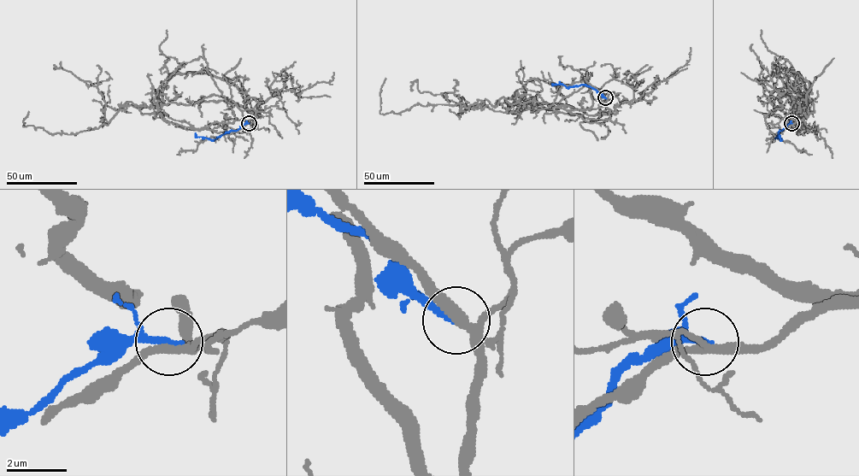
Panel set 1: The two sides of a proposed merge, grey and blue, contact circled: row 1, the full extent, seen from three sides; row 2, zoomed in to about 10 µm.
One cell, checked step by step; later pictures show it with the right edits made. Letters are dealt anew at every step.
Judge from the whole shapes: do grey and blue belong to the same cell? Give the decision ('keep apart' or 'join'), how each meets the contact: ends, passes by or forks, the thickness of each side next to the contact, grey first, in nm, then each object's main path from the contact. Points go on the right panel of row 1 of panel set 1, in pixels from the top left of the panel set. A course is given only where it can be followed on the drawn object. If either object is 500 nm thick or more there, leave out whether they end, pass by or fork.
keep apart | grey forks | blue ends | 240/240 nm | grey via (791, 123), (803, 123), (800, 131), (798, 114), (791, 114), (797, 102), (803, 134), (808, 126), (772, 111) | blue via (791, 123), (779, 132), (781, 140), (779, 133)

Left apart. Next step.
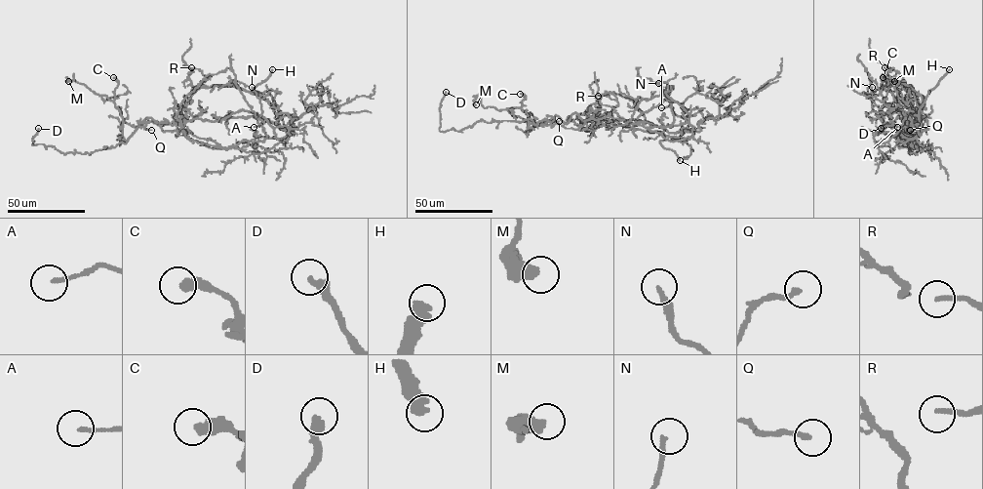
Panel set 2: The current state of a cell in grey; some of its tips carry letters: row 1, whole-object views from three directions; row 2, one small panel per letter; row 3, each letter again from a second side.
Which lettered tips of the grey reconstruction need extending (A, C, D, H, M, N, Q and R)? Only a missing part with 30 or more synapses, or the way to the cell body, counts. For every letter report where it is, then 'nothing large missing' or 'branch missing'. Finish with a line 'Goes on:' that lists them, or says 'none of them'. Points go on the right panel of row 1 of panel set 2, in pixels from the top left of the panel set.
A: at (897, 127); branch missing
C: at (883, 77); nothing large missing
D: at (881, 128); branch missing
H: at (949, 69); branch missing
M: at (894, 81); nothing large missing
N: at (872, 87); nothing large missing
Q: at (910, 130); nothing large missing
R: at (884, 67); branch missing
Goes on: A, D, H, R

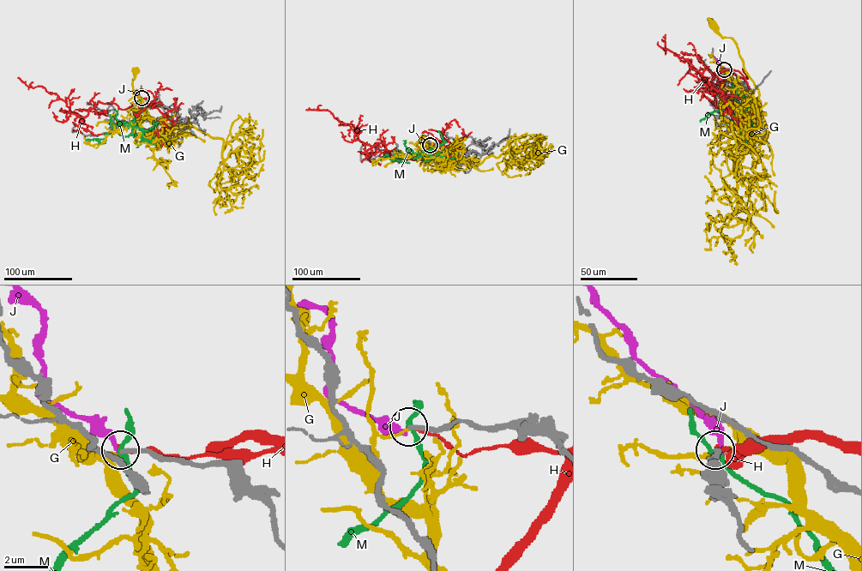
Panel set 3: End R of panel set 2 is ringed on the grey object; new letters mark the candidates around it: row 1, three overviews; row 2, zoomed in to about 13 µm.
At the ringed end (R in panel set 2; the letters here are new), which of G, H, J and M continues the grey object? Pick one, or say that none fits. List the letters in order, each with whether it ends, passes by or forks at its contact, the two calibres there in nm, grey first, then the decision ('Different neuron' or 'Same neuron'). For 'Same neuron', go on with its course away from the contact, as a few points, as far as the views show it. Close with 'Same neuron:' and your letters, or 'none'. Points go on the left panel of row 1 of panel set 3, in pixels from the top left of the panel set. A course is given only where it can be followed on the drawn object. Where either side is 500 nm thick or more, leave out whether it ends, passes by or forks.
G: It ends there. Thickness 200 nm (grey) against 70 nm. Different neuron
H: It ends there. Thickness 240 nm (grey) against 140 nm. Different neuron
J: It ends there. Thickness 180 nm (grey) against 280 nm. Different neuron
M: It passes by. Thickness 200 nm (grey) against 190 nm. Different neuron
Same neuron: none

